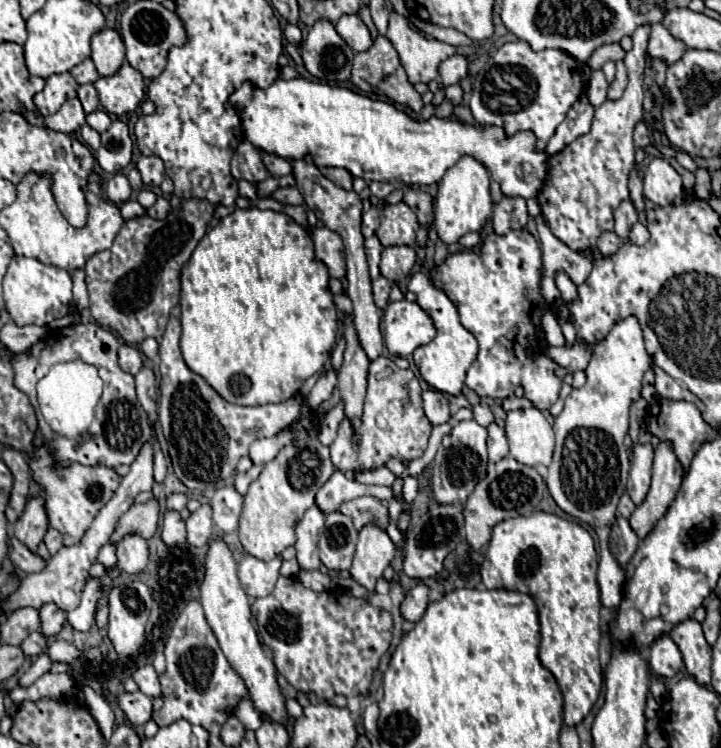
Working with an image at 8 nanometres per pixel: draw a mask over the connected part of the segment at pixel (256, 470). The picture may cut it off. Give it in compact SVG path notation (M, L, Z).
M252 466L248 472L242 472L242 474L236 474L234 478L234 488L238 490L238 494L246 494L250 482L260 474L260 466Z

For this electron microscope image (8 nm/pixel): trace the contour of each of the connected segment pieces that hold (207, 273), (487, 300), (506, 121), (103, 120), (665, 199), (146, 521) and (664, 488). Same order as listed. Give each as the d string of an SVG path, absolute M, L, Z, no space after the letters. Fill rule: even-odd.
M234 210L226 218L222 218L212 230L206 232L206 236L198 242L196 250L192 252L192 258L182 268L182 292L180 292L180 308L182 308L182 340L180 348L184 354L184 360L188 368L196 374L200 374L224 400L230 400L232 404L242 406L258 406L258 404L270 404L270 402L282 402L294 394L298 394L304 380L308 380L312 374L322 372L324 362L330 358L332 346L336 342L338 332L338 314L336 306L332 302L332 292L328 288L328 270L322 262L314 260L314 248L312 238L306 228L298 226L290 216L284 212L274 210Z
M510 230L504 236L496 232L488 234L480 244L480 250L460 250L448 254L448 258L430 270L430 282L442 290L460 314L460 324L474 334L480 344L478 356L466 372L466 386L478 396L488 398L512 398L518 386L524 388L524 398L528 398L538 410L550 410L550 406L560 398L562 378L556 374L560 368L546 352L546 342L542 338L542 316L550 306L546 304L540 286L544 278L542 268L542 246L528 230Z
M518 40L500 46L478 72L472 86L470 110L478 126L502 126L506 136L522 130L534 132L536 150L544 152L580 92L582 70L572 56L562 50L534 52L526 42Z
M94 110L92 114L86 116L86 122L96 130L96 132L104 132L110 126L110 116L104 110Z
M654 158L644 172L644 196L656 206L670 206L682 196L682 176L666 158Z
M152 498L146 504L134 504L118 522L118 528L114 530L112 542L118 542L118 536L122 536L122 532L138 532L140 536L144 536L146 540L150 536L154 536L158 528L158 502L156 498Z
M660 442L654 452L654 466L652 466L652 486L646 500L634 510L630 516L630 526L644 540L658 520L664 518L666 510L674 502L678 488L682 484L682 466L678 464L670 444Z

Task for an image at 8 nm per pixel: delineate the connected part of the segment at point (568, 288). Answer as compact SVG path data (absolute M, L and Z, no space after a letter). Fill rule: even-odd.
M564 272L556 274L556 286L558 286L560 294L562 294L562 302L564 304L572 304L572 302L578 300L578 288Z

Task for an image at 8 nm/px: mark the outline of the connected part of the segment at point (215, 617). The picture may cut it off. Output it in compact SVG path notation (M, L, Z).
M222 538L208 542L208 554L206 554L204 566L206 566L206 574L200 584L200 602L204 608L206 620L220 642L224 656L228 658L232 668L244 678L246 688L248 688L254 704L258 704L258 710L262 712L262 716L266 716L266 712L270 712L270 716L274 716L274 720L284 722L288 718L288 714L282 704L284 696L276 682L276 666L272 662L272 652L268 652L264 648L264 644L260 642L260 638L256 634L256 624L250 614L250 600L238 582L236 560L234 560L228 544Z

